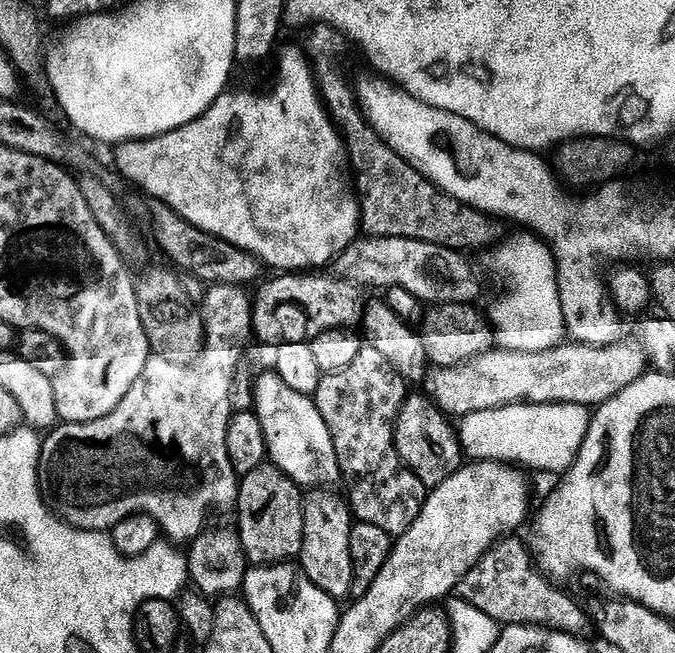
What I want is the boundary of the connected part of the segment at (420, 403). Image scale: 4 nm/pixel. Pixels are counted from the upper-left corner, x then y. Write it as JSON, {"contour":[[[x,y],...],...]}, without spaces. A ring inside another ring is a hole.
{"contour":[[[410,394],[404,399],[396,423],[396,449],[404,466],[420,479],[425,488],[431,490],[442,486],[442,482],[465,467],[466,453],[453,421],[425,396]]]}

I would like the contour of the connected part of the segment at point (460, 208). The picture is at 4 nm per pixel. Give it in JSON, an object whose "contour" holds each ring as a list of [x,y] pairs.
{"contour":[[[324,64],[318,68],[318,87],[328,109],[328,115],[340,129],[340,135],[344,137],[346,151],[350,161],[351,171],[356,171],[354,176],[354,188],[360,201],[360,227],[369,237],[380,238],[408,238],[421,240],[431,244],[441,244],[447,248],[457,250],[469,250],[468,248],[484,248],[495,245],[501,239],[500,232],[496,229],[497,221],[493,217],[486,216],[475,208],[467,208],[462,202],[448,196],[442,189],[436,187],[419,172],[413,164],[409,164],[388,145],[383,138],[368,124],[364,113],[360,110],[360,101],[351,83],[344,81],[344,76],[332,64]]]}

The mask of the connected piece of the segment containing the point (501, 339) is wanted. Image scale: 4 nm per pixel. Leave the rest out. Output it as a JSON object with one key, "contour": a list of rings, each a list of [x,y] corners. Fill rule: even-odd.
{"contour":[[[539,235],[512,236],[495,245],[492,264],[500,276],[508,279],[508,297],[492,308],[490,323],[495,341],[510,352],[542,352],[565,343],[568,327],[560,301],[558,261]]]}

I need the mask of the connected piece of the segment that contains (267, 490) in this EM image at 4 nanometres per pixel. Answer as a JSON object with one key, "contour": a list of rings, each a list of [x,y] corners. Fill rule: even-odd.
{"contour":[[[269,463],[242,477],[234,511],[240,515],[238,533],[249,565],[287,564],[299,557],[304,541],[305,499],[300,485]]]}

